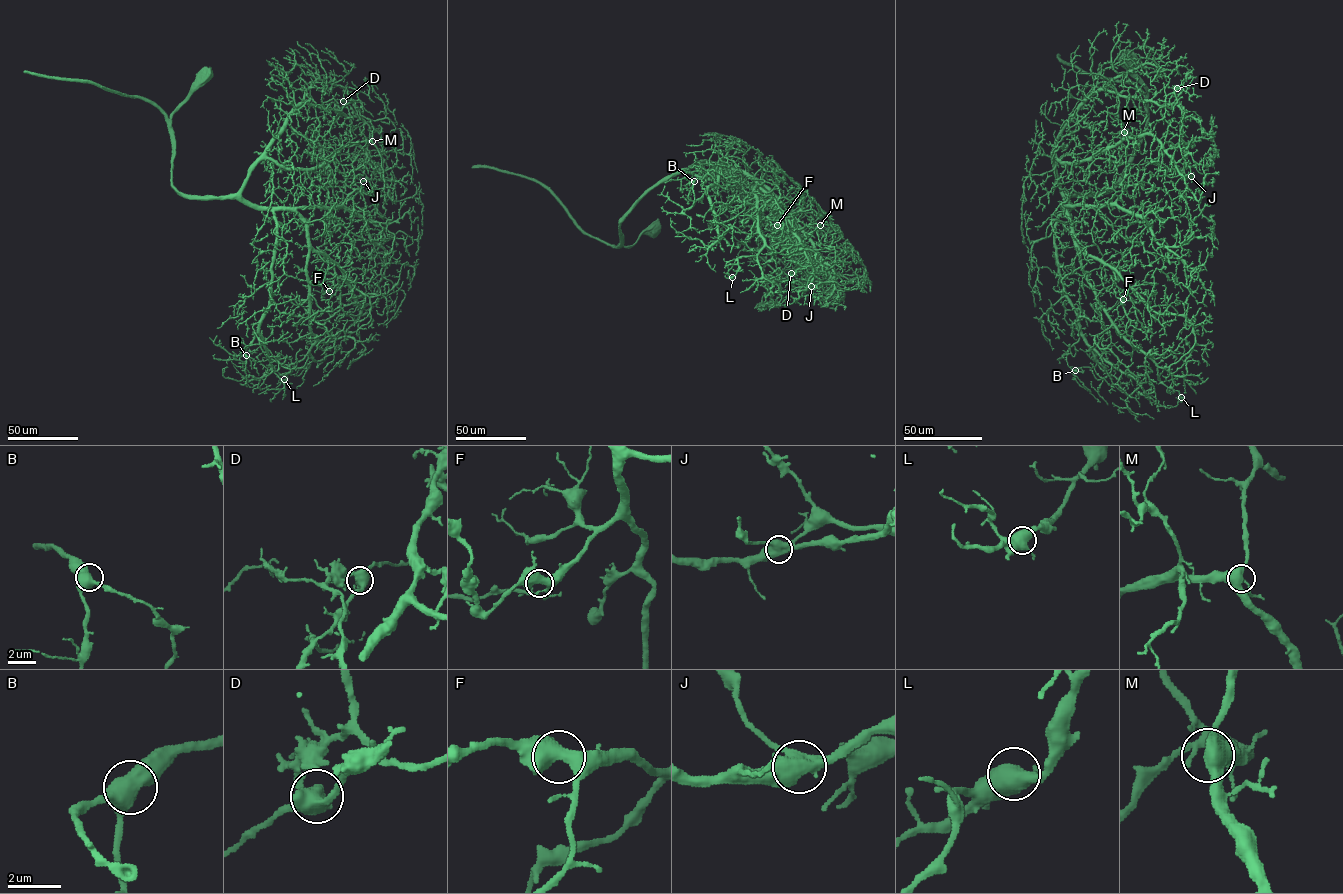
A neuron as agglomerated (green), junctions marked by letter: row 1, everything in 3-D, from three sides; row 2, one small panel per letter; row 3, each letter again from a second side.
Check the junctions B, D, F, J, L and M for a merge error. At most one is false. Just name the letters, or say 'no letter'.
J

